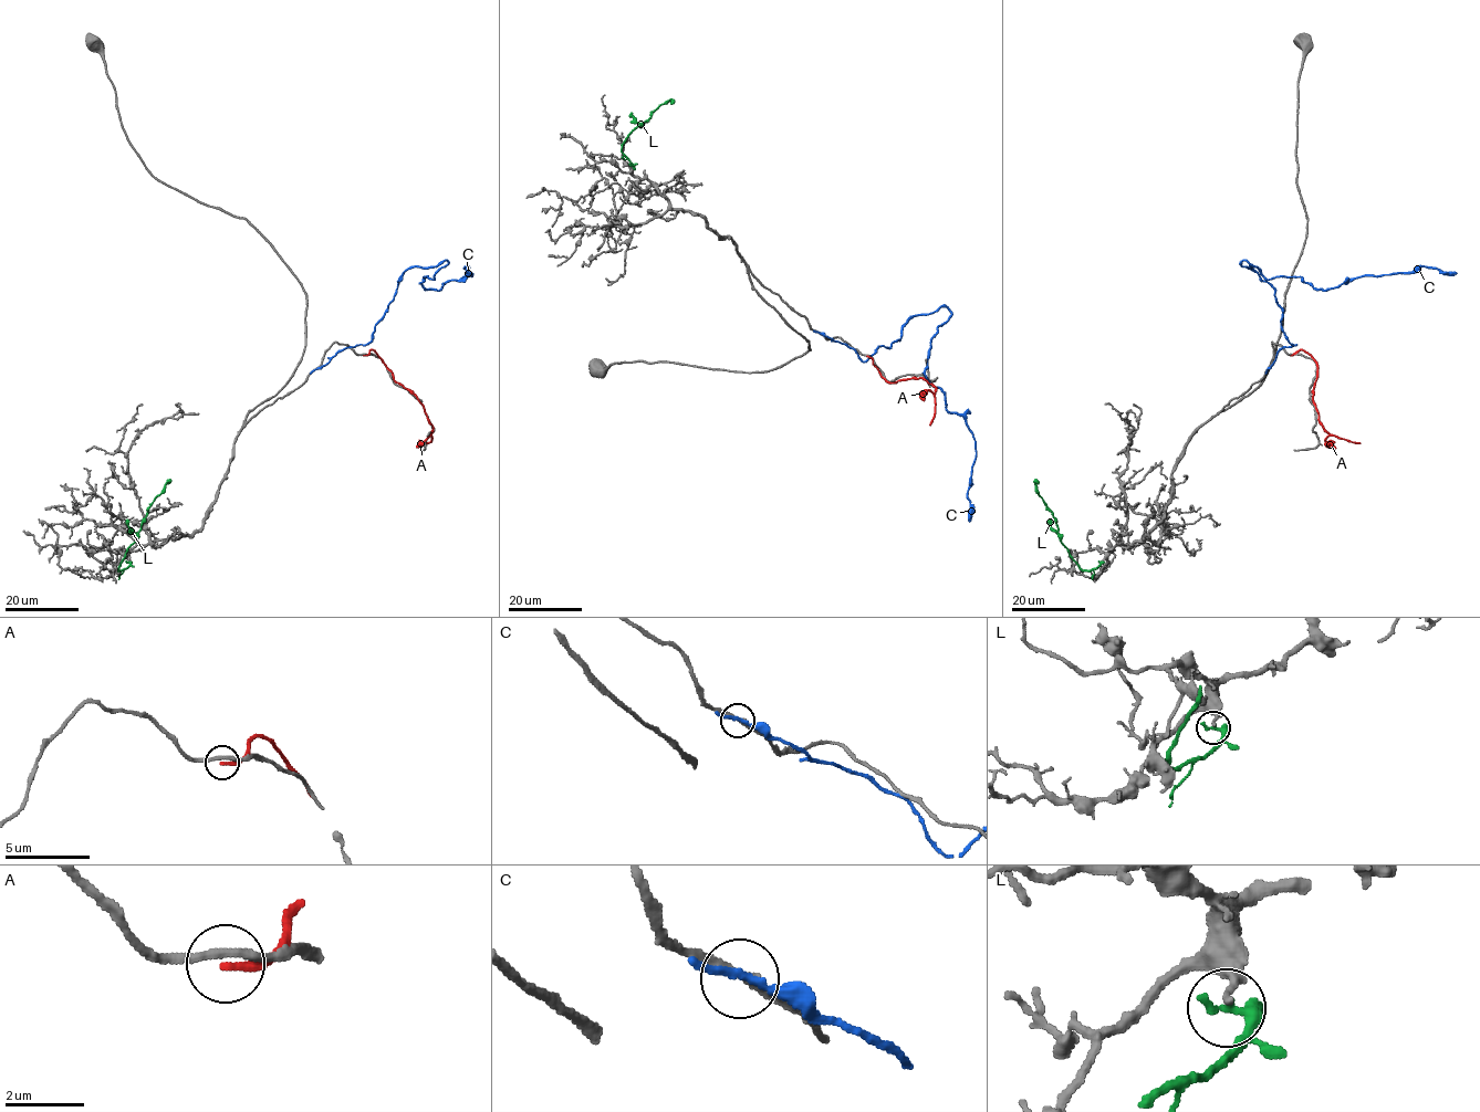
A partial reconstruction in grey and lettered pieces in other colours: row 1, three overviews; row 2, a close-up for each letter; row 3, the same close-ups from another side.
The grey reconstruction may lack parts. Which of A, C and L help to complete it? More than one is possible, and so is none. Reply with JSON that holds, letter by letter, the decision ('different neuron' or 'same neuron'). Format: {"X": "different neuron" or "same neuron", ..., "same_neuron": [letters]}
{"A": "different neuron", "C": "different neuron", "L": "different neuron", "same_neuron": []}

